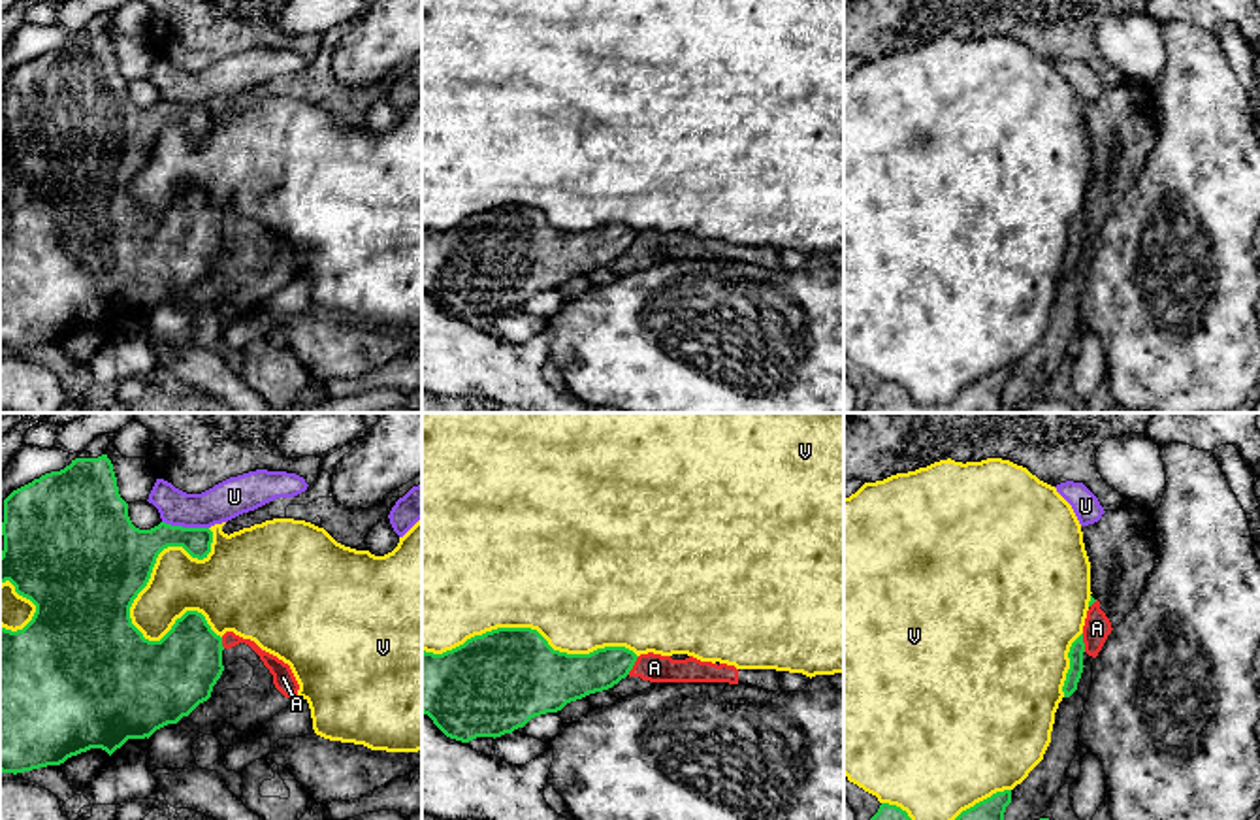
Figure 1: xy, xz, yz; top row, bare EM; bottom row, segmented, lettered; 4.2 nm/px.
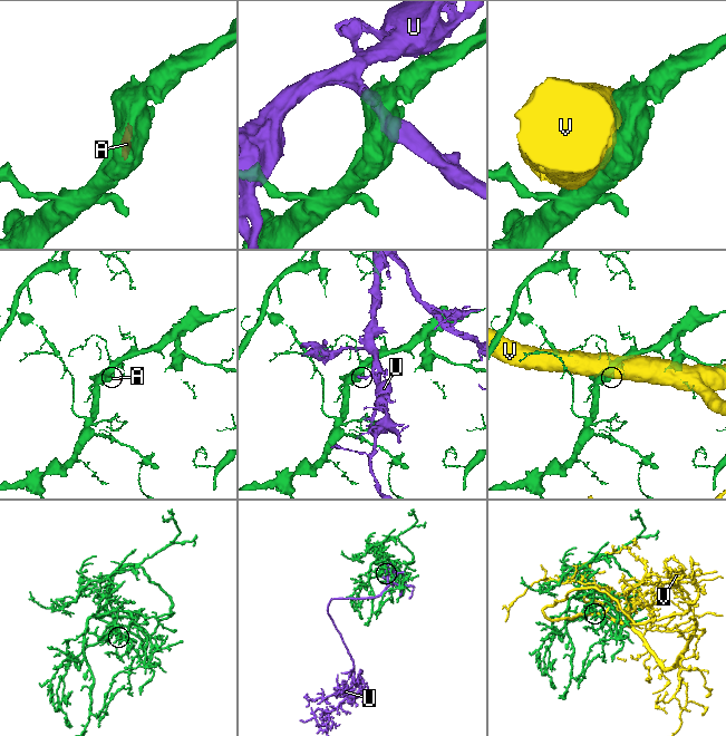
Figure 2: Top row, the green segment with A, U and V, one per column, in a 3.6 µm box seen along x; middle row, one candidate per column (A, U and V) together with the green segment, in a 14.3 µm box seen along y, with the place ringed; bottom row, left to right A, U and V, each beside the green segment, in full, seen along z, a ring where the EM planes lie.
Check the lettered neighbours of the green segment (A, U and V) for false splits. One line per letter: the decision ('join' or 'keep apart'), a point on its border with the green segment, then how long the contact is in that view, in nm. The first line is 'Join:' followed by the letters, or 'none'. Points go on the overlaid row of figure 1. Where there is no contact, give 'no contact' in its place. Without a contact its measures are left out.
Join: none
A: keep apart; contact xz (633, 664); length 90 nm
U: keep apart; contact xy (185, 528); length 200 nm
V: keep apart; contact xy (155, 560); length 550 nm

